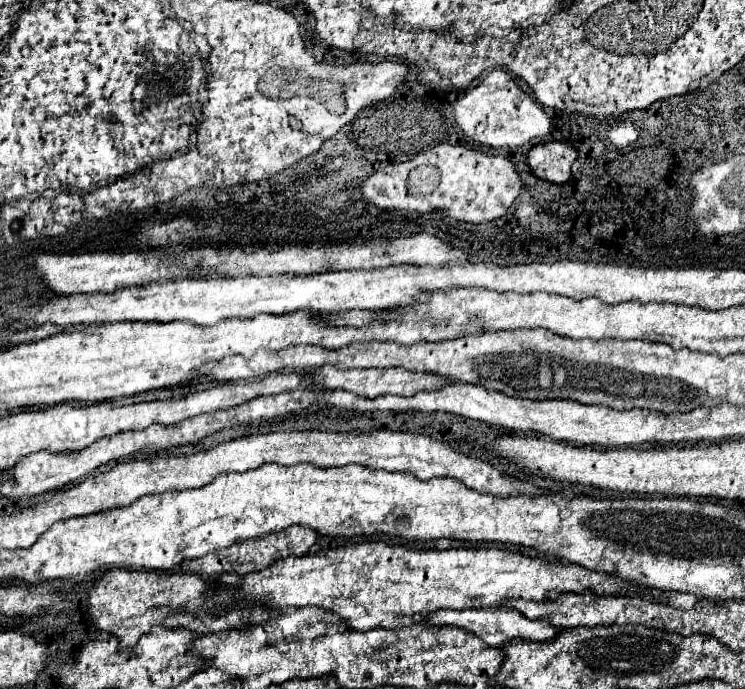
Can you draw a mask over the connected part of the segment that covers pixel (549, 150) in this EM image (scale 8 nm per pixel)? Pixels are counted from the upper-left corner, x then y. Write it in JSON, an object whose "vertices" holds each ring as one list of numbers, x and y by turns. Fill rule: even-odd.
{"vertices":[[550,141,534,145,528,153,528,165,540,179,550,183,566,183,572,175,570,167,576,161,578,151,566,141]]}

